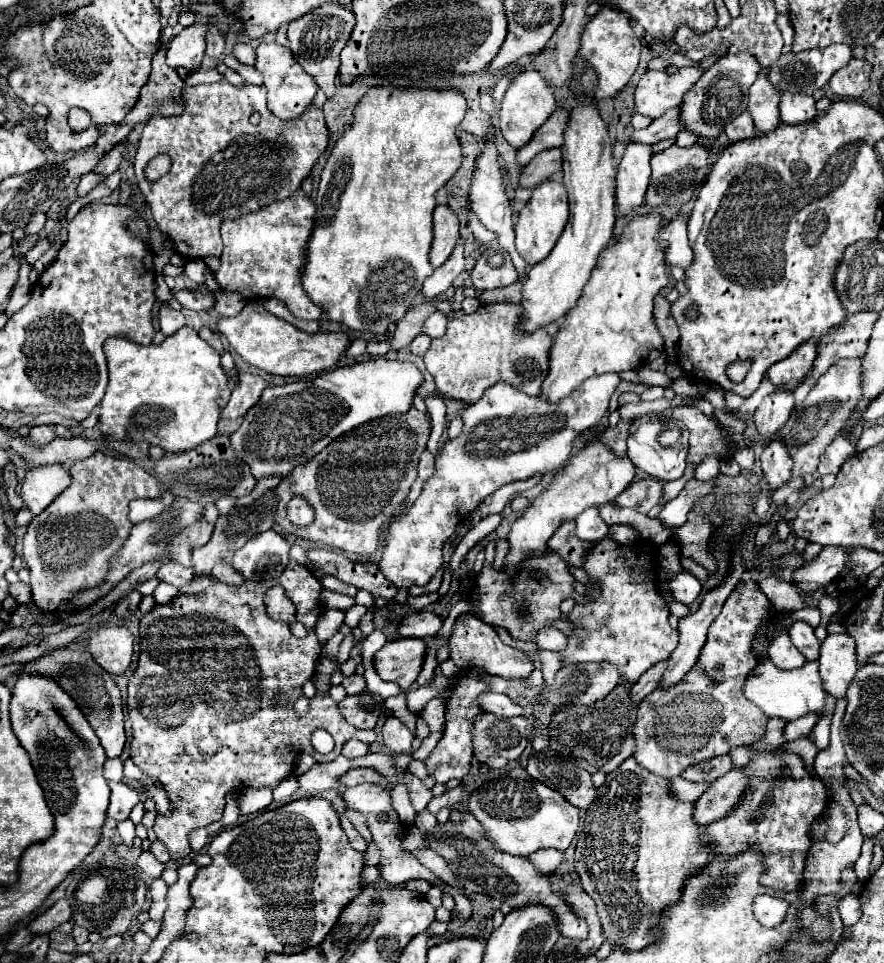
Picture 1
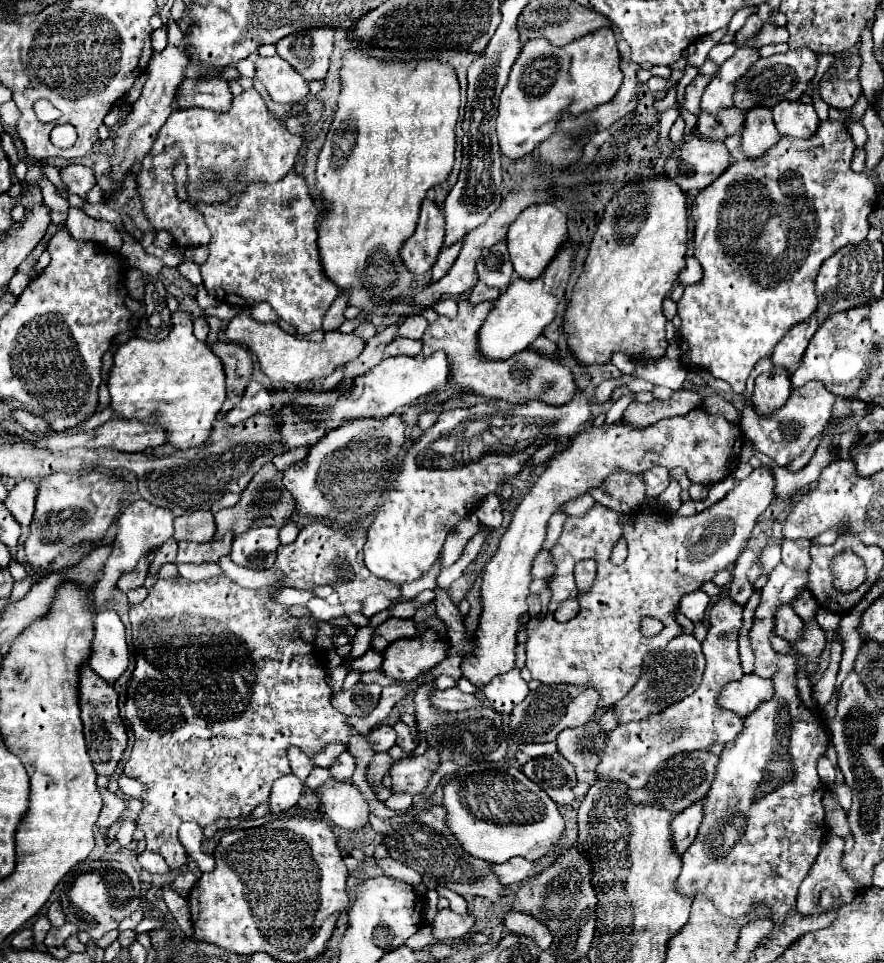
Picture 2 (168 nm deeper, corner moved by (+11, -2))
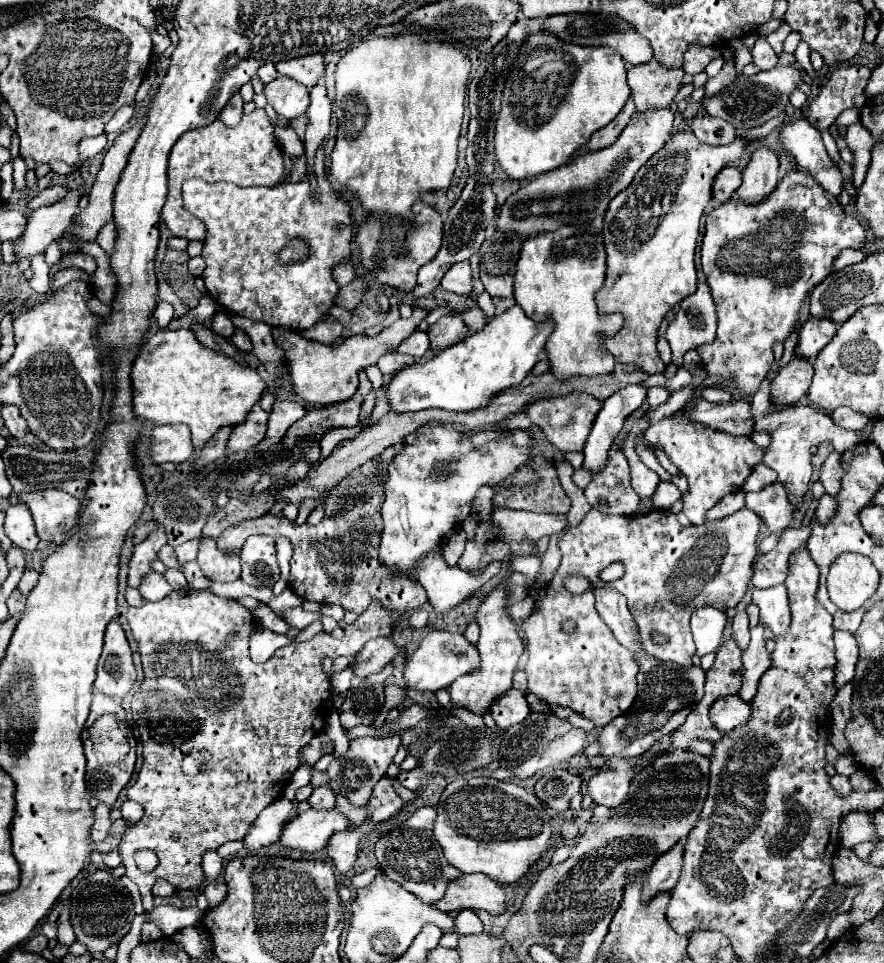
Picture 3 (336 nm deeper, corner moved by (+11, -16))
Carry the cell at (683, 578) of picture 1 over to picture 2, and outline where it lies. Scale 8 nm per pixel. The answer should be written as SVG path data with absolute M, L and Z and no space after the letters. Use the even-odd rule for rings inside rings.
M698 590L698 592L692 592L692 594L682 596L682 600L680 600L680 612L686 618L690 618L692 622L702 622L708 604L710 604L708 594L702 592L702 590Z

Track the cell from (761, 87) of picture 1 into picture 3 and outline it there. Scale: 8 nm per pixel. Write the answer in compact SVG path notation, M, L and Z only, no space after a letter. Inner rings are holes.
M758 146L746 168L742 170L742 184L738 196L742 202L760 202L764 200L780 180L778 156L768 146Z

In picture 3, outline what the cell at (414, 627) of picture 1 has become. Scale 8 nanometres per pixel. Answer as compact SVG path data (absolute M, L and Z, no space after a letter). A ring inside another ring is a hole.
M392 638L368 640L368 644L364 644L364 648L354 656L354 670L360 678L380 672L400 652L402 648L396 646Z

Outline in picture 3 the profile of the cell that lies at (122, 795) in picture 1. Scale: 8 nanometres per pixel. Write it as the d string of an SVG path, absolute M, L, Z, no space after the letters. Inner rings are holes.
M98 804L94 808L94 814L96 814L96 822L92 826L92 840L94 842L102 842L106 836L108 836L108 830L112 826L112 818L110 818L110 808L106 804Z

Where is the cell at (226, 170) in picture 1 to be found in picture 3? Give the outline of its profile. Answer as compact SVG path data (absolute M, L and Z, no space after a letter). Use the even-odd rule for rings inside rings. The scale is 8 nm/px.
M262 108L244 114L242 120L228 128L220 120L208 124L206 128L196 128L178 138L172 146L168 158L168 200L160 212L162 222L172 232L172 236L186 240L204 240L206 226L196 222L183 208L182 182L188 178L202 178L206 182L230 182L236 186L266 186L274 188L284 182L284 156L274 142L272 126Z

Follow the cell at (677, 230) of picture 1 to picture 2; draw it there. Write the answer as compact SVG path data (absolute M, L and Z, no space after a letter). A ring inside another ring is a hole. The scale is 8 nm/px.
M686 258L686 270L682 270L682 276L678 278L678 282L682 286L692 286L698 284L702 280L702 266L696 258Z

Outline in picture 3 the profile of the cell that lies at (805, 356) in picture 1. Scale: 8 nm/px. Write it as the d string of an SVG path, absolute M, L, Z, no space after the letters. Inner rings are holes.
M810 316L798 330L798 344L794 348L794 358L814 362L818 352L834 338L838 326L826 318Z

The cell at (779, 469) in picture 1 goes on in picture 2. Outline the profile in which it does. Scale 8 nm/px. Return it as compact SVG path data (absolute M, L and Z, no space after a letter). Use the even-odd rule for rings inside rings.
M762 466L742 480L722 502L688 518L650 508L620 514L598 502L584 516L568 518L558 542L550 550L556 570L550 580L552 598L548 612L544 618L534 616L526 628L526 666L532 678L542 684L594 688L600 692L598 708L610 708L624 698L642 672L644 654L666 648L672 638L682 634L682 626L674 618L680 598L700 590L702 584L712 582L716 572L726 570L738 560L756 526L756 518L772 500L774 478ZM618 538L628 542L628 558L624 564L614 566L610 554ZM584 558L592 558L598 564L596 580L588 592L580 592L574 584L574 566ZM568 598L580 602L580 612L570 622L558 624L554 610ZM644 616L664 622L662 634L654 636L654 640L646 640L640 632L640 620ZM630 660L640 664L630 664Z

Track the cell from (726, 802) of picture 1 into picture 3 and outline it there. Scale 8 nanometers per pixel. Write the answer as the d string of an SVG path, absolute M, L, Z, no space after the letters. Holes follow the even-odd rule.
M678 842L674 848L670 848L670 852L664 852L662 856L656 858L656 862L650 868L648 880L644 884L642 900L650 900L658 892L668 892L674 888L682 872L682 852L684 844Z

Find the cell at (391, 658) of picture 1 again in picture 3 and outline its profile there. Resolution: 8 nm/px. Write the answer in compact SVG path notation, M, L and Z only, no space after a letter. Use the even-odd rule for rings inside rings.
M428 632L420 646L410 654L404 662L404 682L408 688L420 690L420 692L436 692L440 688L448 688L458 676L472 672L478 666L478 650L474 644L470 644L462 634L450 634L450 632Z

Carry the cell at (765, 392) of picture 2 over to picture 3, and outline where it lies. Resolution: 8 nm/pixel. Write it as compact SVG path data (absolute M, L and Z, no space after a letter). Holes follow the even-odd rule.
M792 358L786 366L780 368L778 376L770 386L770 402L776 408L794 406L810 388L810 380L814 376L814 368L806 360Z

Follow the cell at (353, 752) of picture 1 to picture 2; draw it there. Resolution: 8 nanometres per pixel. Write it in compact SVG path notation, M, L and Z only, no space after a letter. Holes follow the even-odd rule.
M342 752L342 754L334 760L334 764L328 768L328 772L330 772L330 776L332 776L334 780L346 782L346 780L350 780L350 776L354 774L354 768L356 768L356 764L354 764L352 754L350 754L350 752Z

